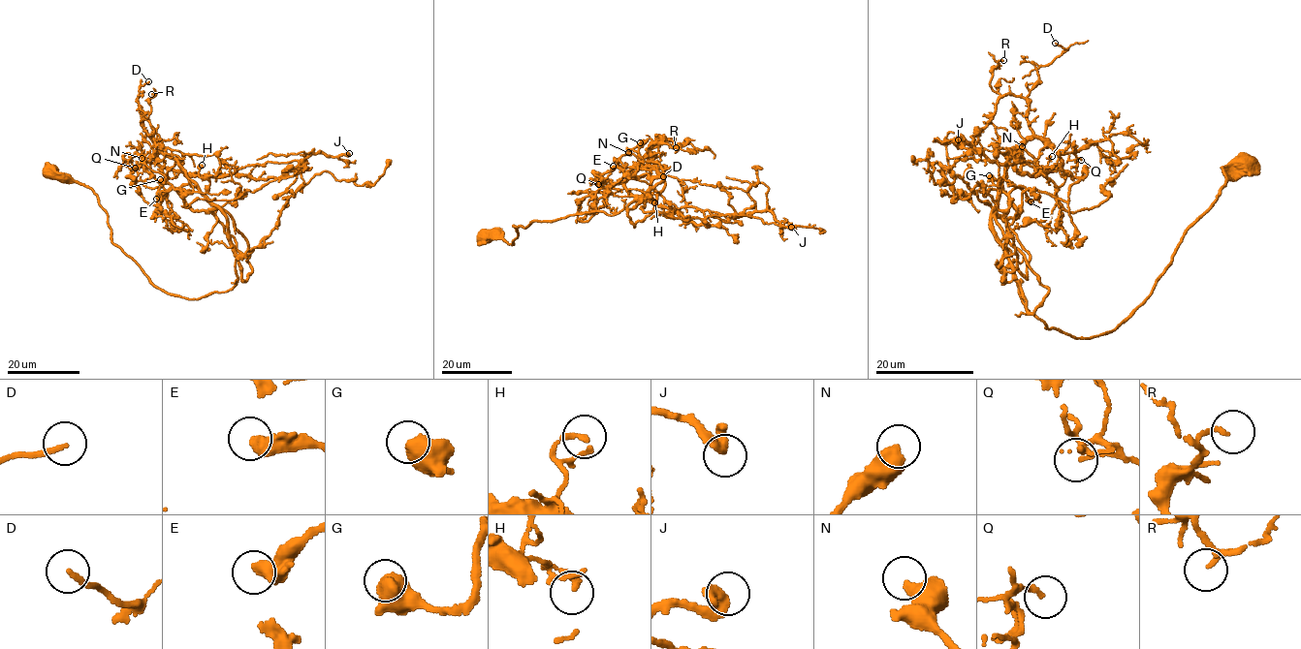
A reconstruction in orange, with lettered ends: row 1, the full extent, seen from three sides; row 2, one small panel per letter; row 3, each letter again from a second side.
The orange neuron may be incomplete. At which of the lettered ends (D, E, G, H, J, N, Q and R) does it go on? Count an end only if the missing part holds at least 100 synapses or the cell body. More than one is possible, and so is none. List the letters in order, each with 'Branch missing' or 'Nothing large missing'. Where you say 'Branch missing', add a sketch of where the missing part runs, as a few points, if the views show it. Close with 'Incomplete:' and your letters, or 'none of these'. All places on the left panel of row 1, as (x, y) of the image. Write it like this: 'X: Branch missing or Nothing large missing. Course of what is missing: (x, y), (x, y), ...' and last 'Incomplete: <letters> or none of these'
D: Nothing large missing
E: Nothing large missing
G: Nothing large missing
H: Nothing large missing
J: Branch missing
N: Nothing large missing
Q: Nothing large missing
R: Nothing large missing
Incomplete: J

